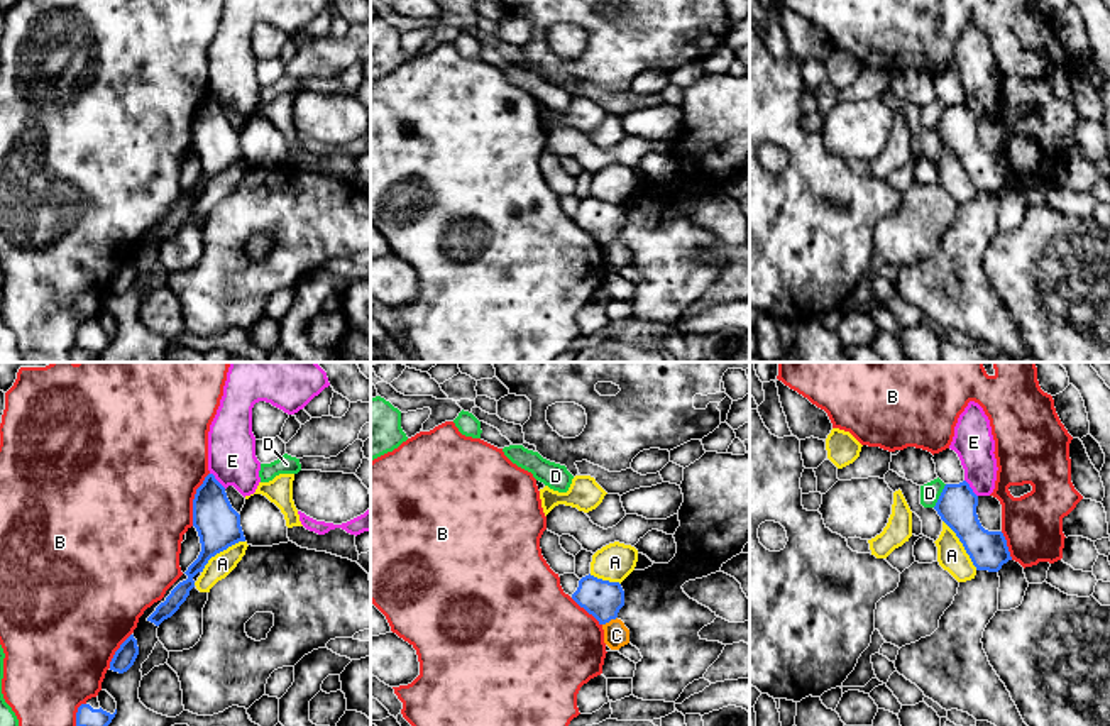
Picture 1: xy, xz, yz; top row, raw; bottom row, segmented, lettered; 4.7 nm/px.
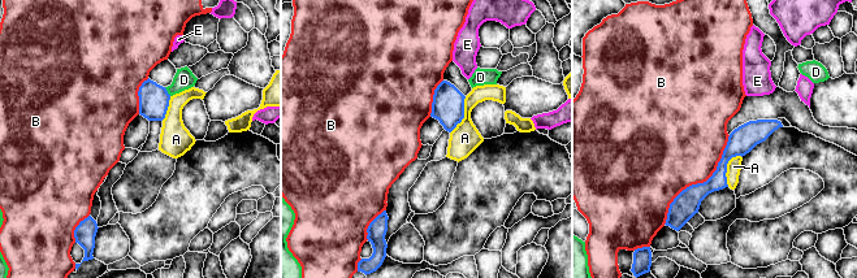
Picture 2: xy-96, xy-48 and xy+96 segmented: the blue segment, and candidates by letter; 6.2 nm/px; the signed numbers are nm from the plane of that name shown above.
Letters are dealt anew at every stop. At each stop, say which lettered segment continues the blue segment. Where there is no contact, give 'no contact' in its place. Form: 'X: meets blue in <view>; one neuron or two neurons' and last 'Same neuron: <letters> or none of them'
A: meets blue in yz; two neurons
B: meets blue in xy; two neurons
C: meets blue in xz; two neurons
D: meets blue in yz; two neurons
E: meets blue in xy; two neurons
Same neuron: none of them

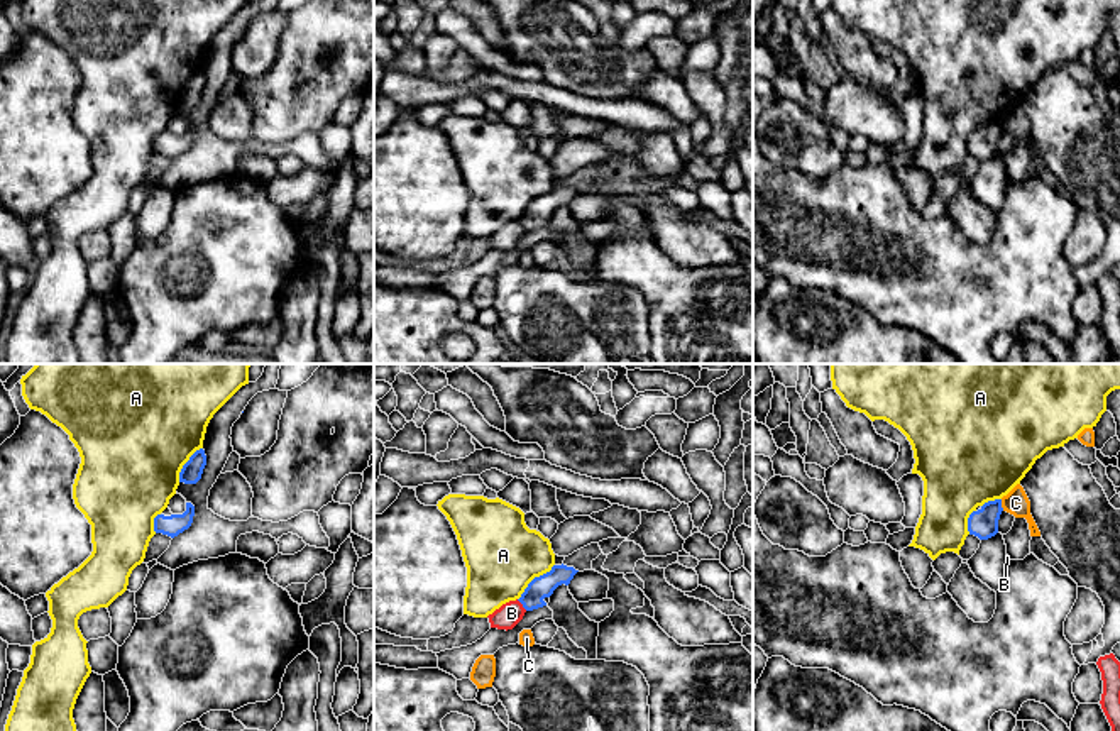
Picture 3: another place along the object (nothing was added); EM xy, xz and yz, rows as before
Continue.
A: meets blue in xz; two neurons
B: meets blue in xz; two neurons
C: meets blue in yz; two neurons
Same neuron: none of them

